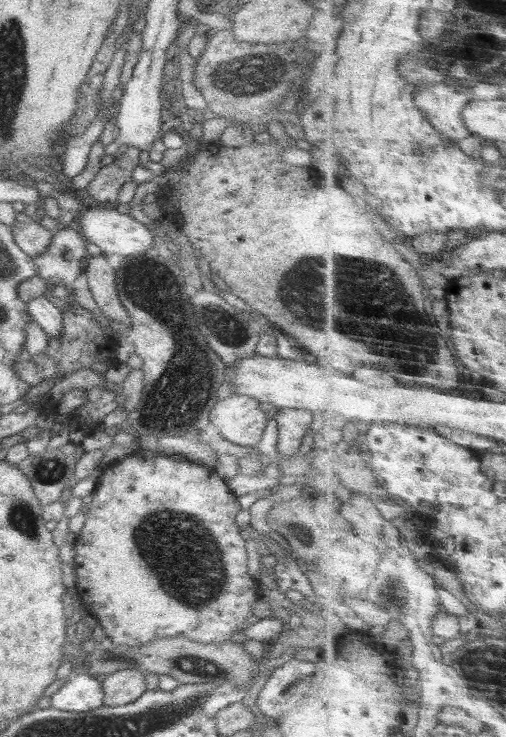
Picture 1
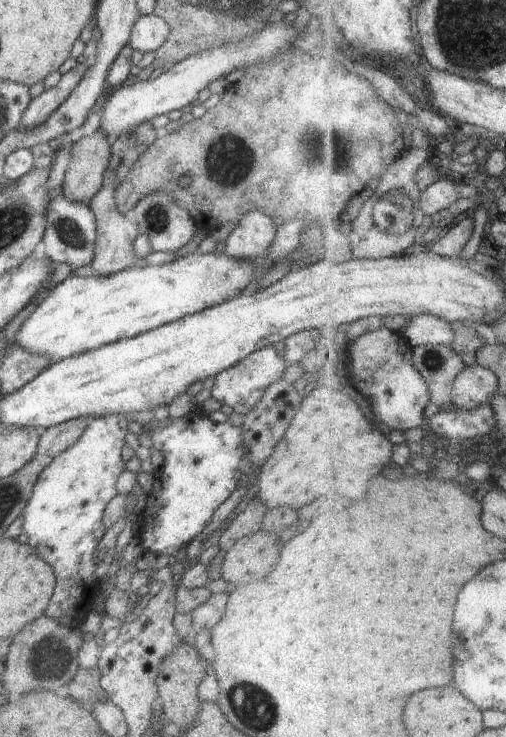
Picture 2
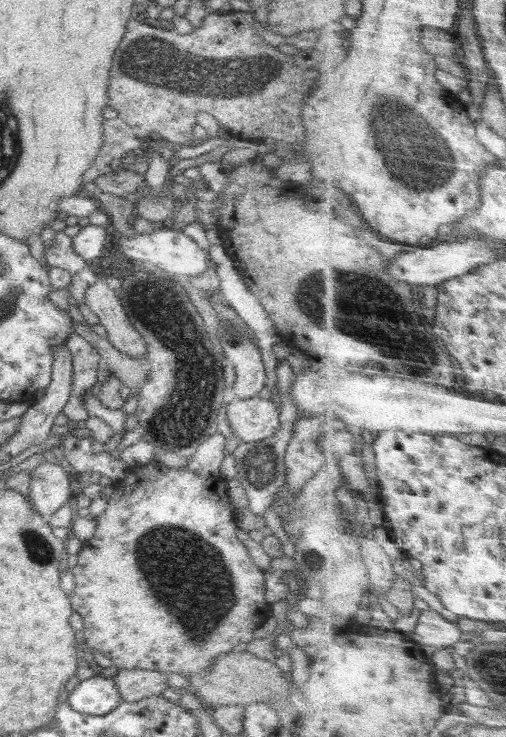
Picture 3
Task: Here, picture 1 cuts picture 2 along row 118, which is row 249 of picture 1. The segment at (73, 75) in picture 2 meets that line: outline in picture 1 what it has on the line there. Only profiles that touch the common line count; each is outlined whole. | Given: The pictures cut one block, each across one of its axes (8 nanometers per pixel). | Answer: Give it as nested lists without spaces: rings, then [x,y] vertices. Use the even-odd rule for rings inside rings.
[[[24,212],[16,215],[17,221],[13,221],[11,227],[14,242],[32,258],[42,254],[48,248],[54,233],[42,227],[36,218],[29,217]]]

